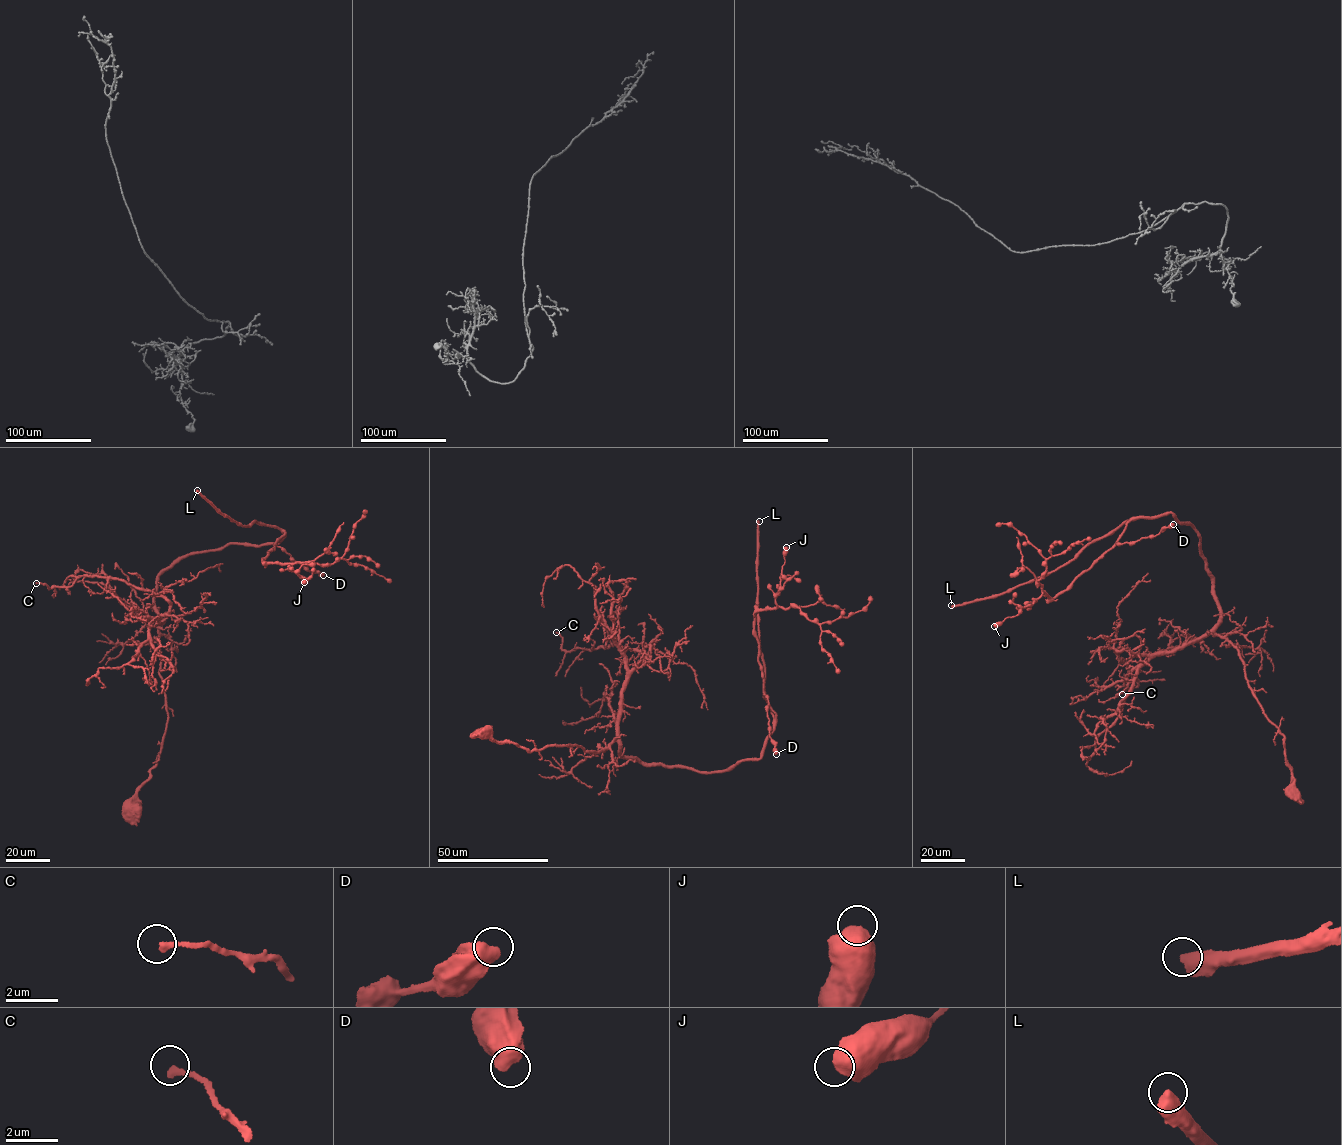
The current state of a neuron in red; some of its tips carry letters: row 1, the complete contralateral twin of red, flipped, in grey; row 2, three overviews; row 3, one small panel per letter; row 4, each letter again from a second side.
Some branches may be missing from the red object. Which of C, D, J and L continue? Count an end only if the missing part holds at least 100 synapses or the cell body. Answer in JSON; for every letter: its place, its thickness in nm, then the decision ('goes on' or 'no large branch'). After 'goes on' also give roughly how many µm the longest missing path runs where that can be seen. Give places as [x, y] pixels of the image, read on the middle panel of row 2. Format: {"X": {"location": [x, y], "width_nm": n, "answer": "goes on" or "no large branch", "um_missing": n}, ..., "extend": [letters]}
{"C": {"location": [556, 632], "width_nm": 240, "answer": "no large branch"}, "D": {"location": [776, 754], "width_nm": 700, "answer": "no large branch"}, "J": {"location": [786, 547], "width_nm": 650, "answer": "no large branch"}, "L": {"location": [759, 521], "width_nm": 480, "answer": "goes on", "um_missing": 500}, "extend": ["L"]}

